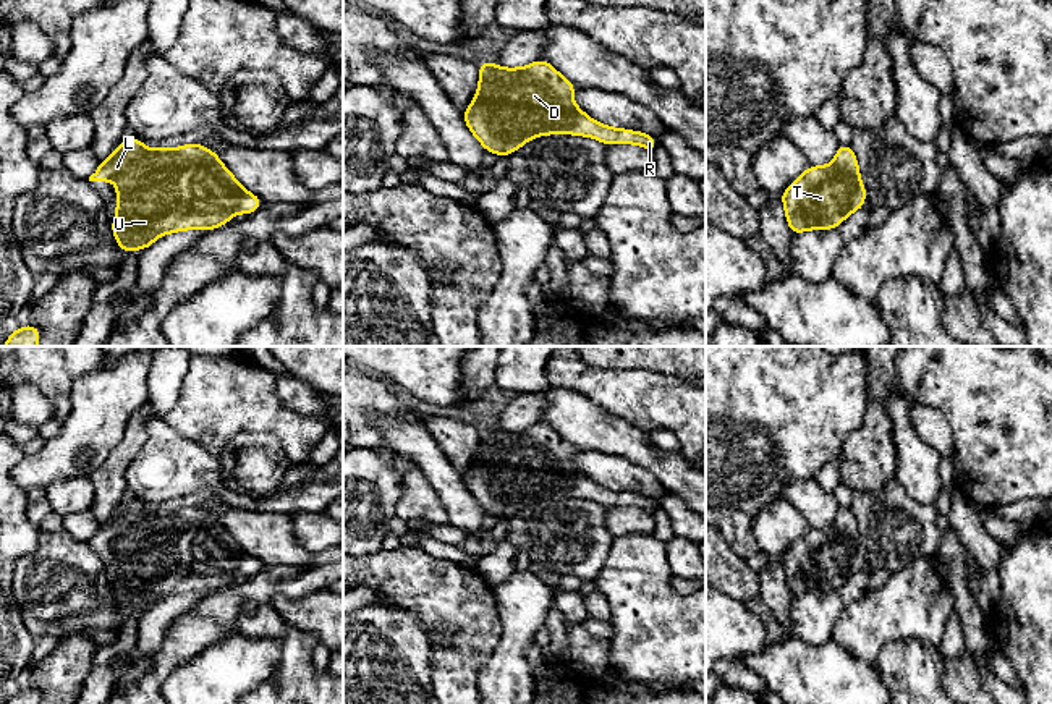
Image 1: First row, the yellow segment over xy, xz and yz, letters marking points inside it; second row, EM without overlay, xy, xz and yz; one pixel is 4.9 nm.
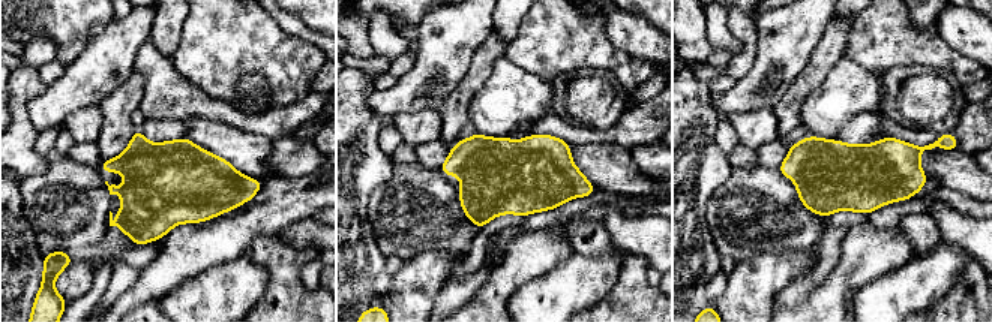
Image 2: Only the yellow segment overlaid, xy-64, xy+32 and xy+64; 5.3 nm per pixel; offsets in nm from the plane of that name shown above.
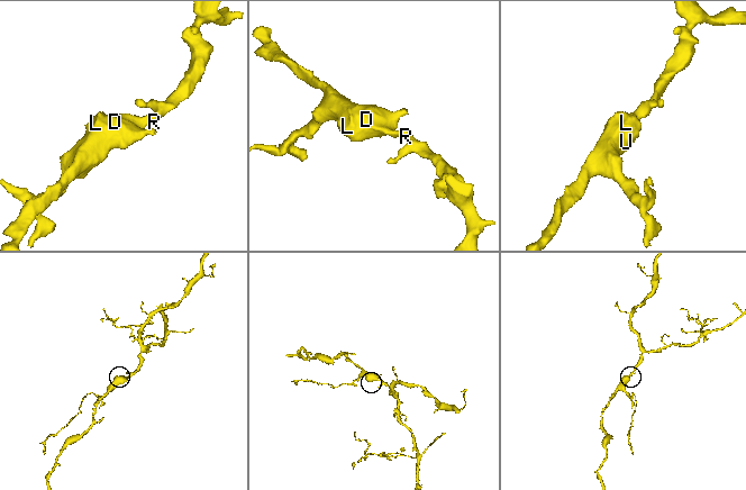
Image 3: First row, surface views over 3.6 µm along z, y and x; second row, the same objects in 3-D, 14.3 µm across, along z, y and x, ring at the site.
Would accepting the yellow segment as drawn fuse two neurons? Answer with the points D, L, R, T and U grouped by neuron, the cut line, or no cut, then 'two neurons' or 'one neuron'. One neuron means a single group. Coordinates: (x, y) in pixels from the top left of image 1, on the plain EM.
D L R T U | no cut | one neuron

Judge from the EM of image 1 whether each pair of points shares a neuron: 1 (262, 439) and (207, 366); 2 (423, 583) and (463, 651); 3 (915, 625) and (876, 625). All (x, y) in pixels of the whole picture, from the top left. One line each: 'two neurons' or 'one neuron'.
1: two neurons
2: one neuron
3: one neuron

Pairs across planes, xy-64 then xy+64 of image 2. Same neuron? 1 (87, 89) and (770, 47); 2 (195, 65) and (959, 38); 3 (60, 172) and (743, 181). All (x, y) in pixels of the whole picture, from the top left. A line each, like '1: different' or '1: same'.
1: same
2: different
3: same

